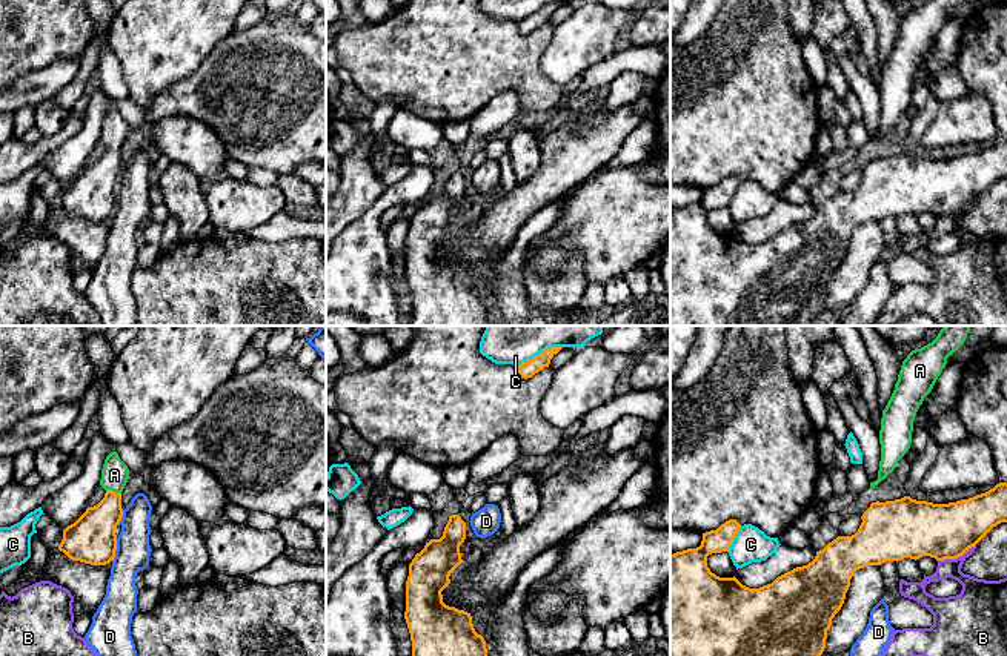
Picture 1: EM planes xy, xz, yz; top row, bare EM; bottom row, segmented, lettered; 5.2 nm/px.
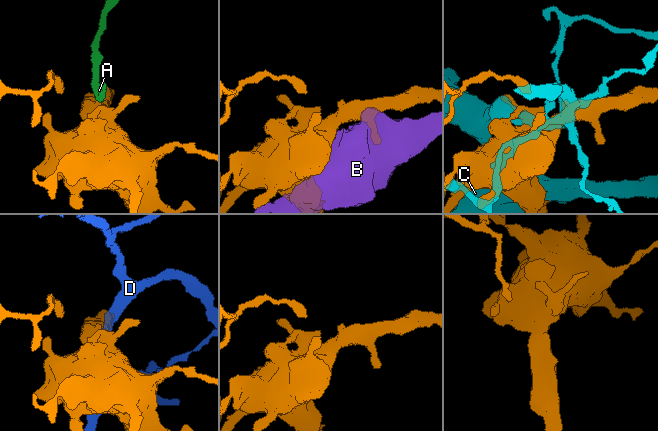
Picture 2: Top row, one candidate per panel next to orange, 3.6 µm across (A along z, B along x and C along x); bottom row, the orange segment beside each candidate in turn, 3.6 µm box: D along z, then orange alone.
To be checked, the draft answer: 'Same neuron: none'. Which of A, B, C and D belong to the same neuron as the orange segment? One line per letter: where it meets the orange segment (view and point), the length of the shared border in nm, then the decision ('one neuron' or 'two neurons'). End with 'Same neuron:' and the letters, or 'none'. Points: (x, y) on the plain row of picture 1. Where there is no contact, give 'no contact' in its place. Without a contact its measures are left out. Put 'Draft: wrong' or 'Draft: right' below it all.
A: xy (114, 148) | 80 nm | one neuron
B: yz (957, 212) | 220 nm | two neurons
C: xz (541, 8) | 260 nm | two neurons
D: xy (114, 206) | 130 nm | two neurons
Same neuron: A
Draft: wrong

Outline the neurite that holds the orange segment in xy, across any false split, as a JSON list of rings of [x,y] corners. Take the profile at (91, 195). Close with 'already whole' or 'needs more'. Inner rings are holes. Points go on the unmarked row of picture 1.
[[[111,108],[101,124],[100,141],[106,146],[105,154],[86,167],[71,181],[63,186],[63,195],[58,206],[69,215],[80,217],[91,221],[106,221],[115,214],[117,206],[117,181],[121,177],[121,147],[129,135],[129,124],[120,115],[117,108]]]; needs more

